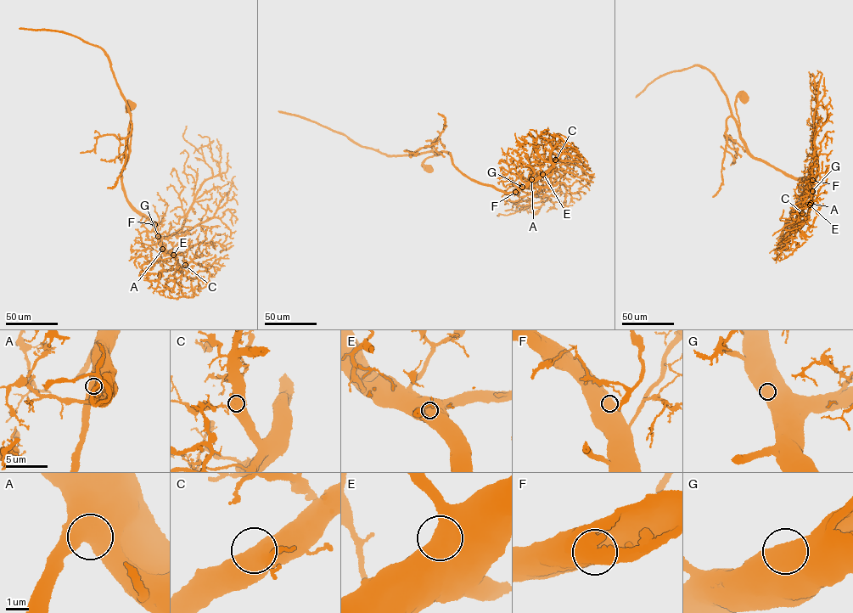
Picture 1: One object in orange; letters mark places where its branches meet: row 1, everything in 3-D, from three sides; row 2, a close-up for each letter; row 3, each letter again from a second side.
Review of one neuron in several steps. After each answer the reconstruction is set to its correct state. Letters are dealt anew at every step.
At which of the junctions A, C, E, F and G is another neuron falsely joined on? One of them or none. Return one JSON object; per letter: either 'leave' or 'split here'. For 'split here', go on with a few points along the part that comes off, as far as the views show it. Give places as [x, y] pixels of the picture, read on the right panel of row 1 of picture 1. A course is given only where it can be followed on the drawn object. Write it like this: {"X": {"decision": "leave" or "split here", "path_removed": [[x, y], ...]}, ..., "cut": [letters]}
{"A": {"decision": "leave"}, "C": {"decision": "leave"}, "E": {"decision": "leave"}, "F": {"decision": "leave"}, "G": {"decision": "leave"}, "cut": []}

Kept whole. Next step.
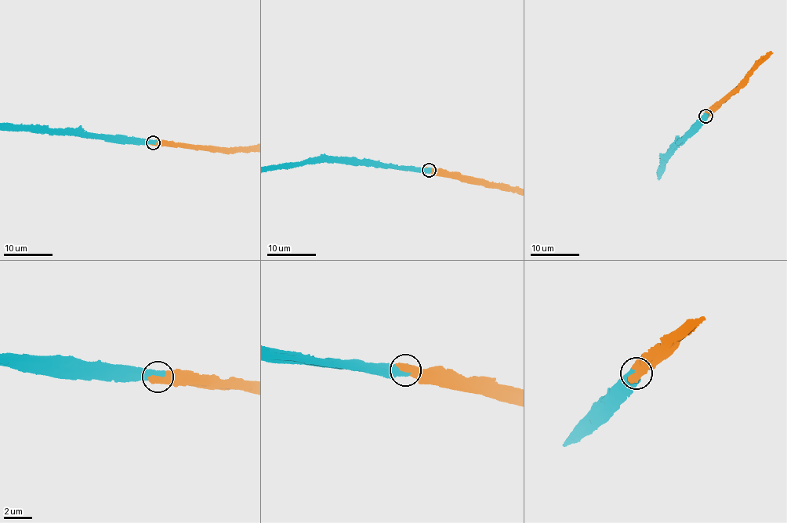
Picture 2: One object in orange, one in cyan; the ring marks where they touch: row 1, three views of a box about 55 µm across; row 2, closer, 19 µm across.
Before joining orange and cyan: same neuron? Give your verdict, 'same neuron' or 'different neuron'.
same neuron

